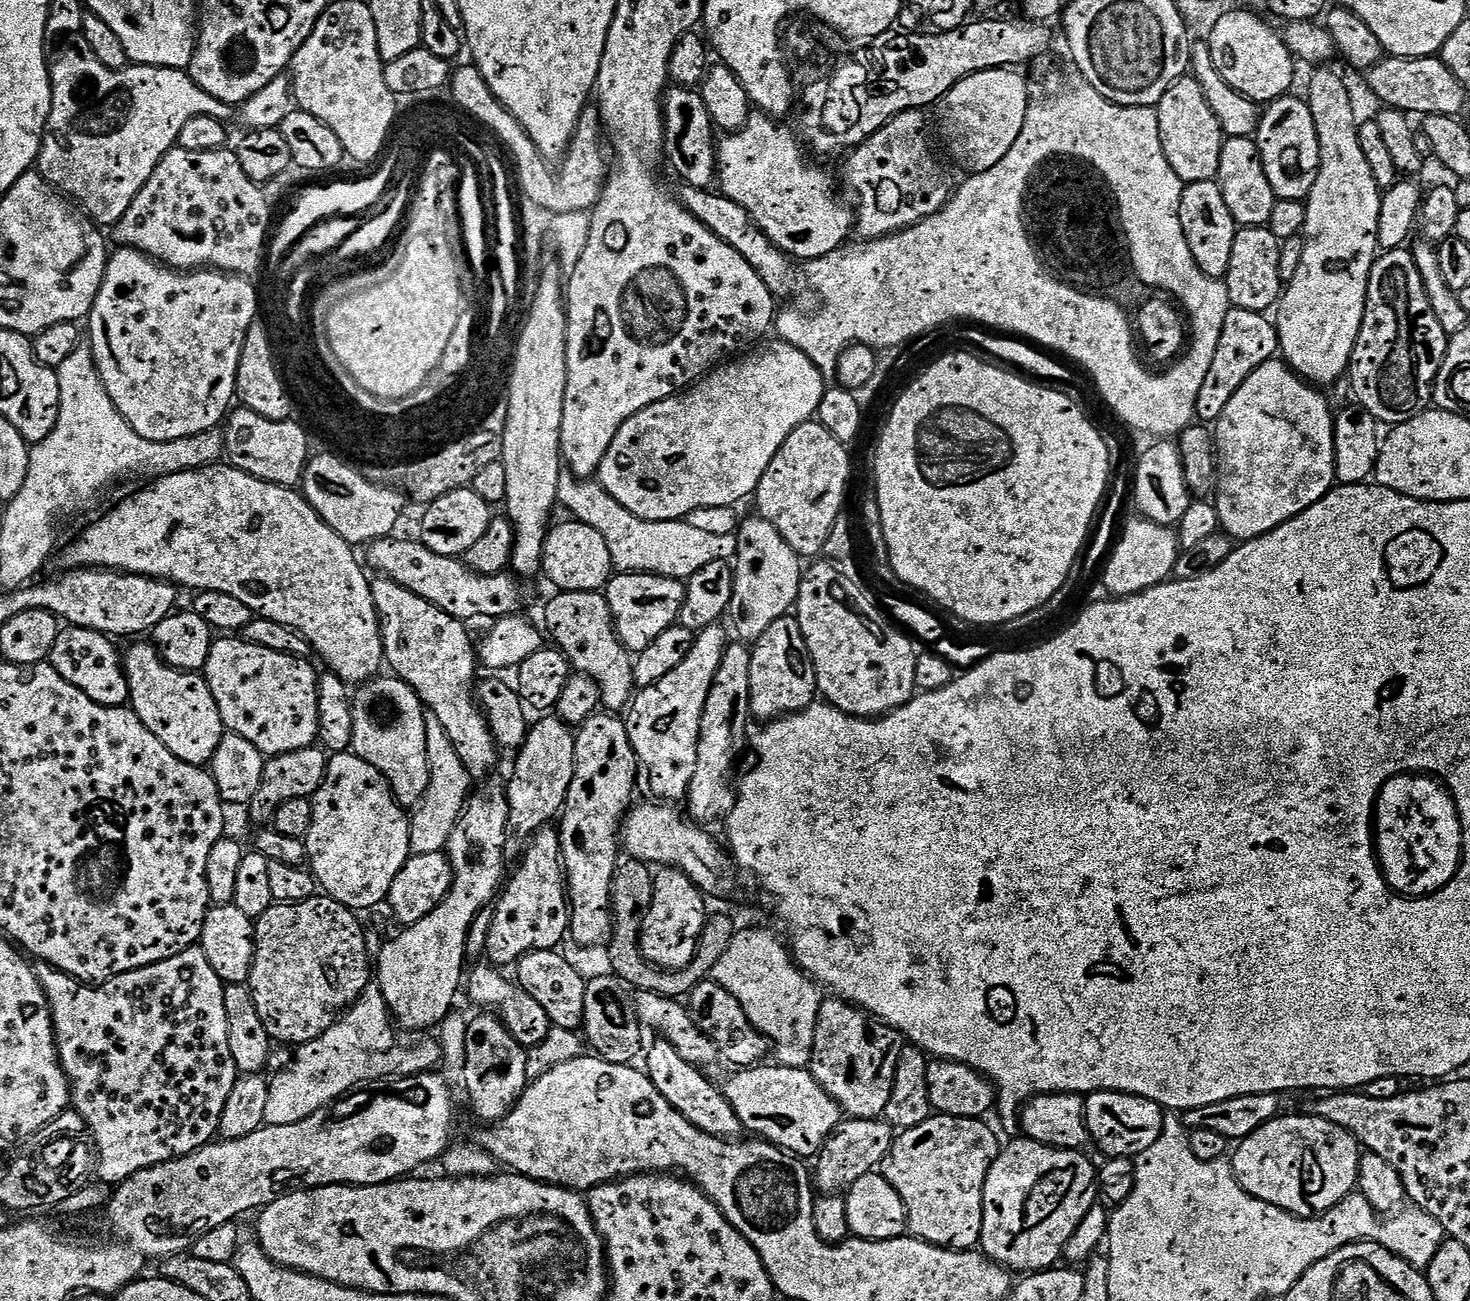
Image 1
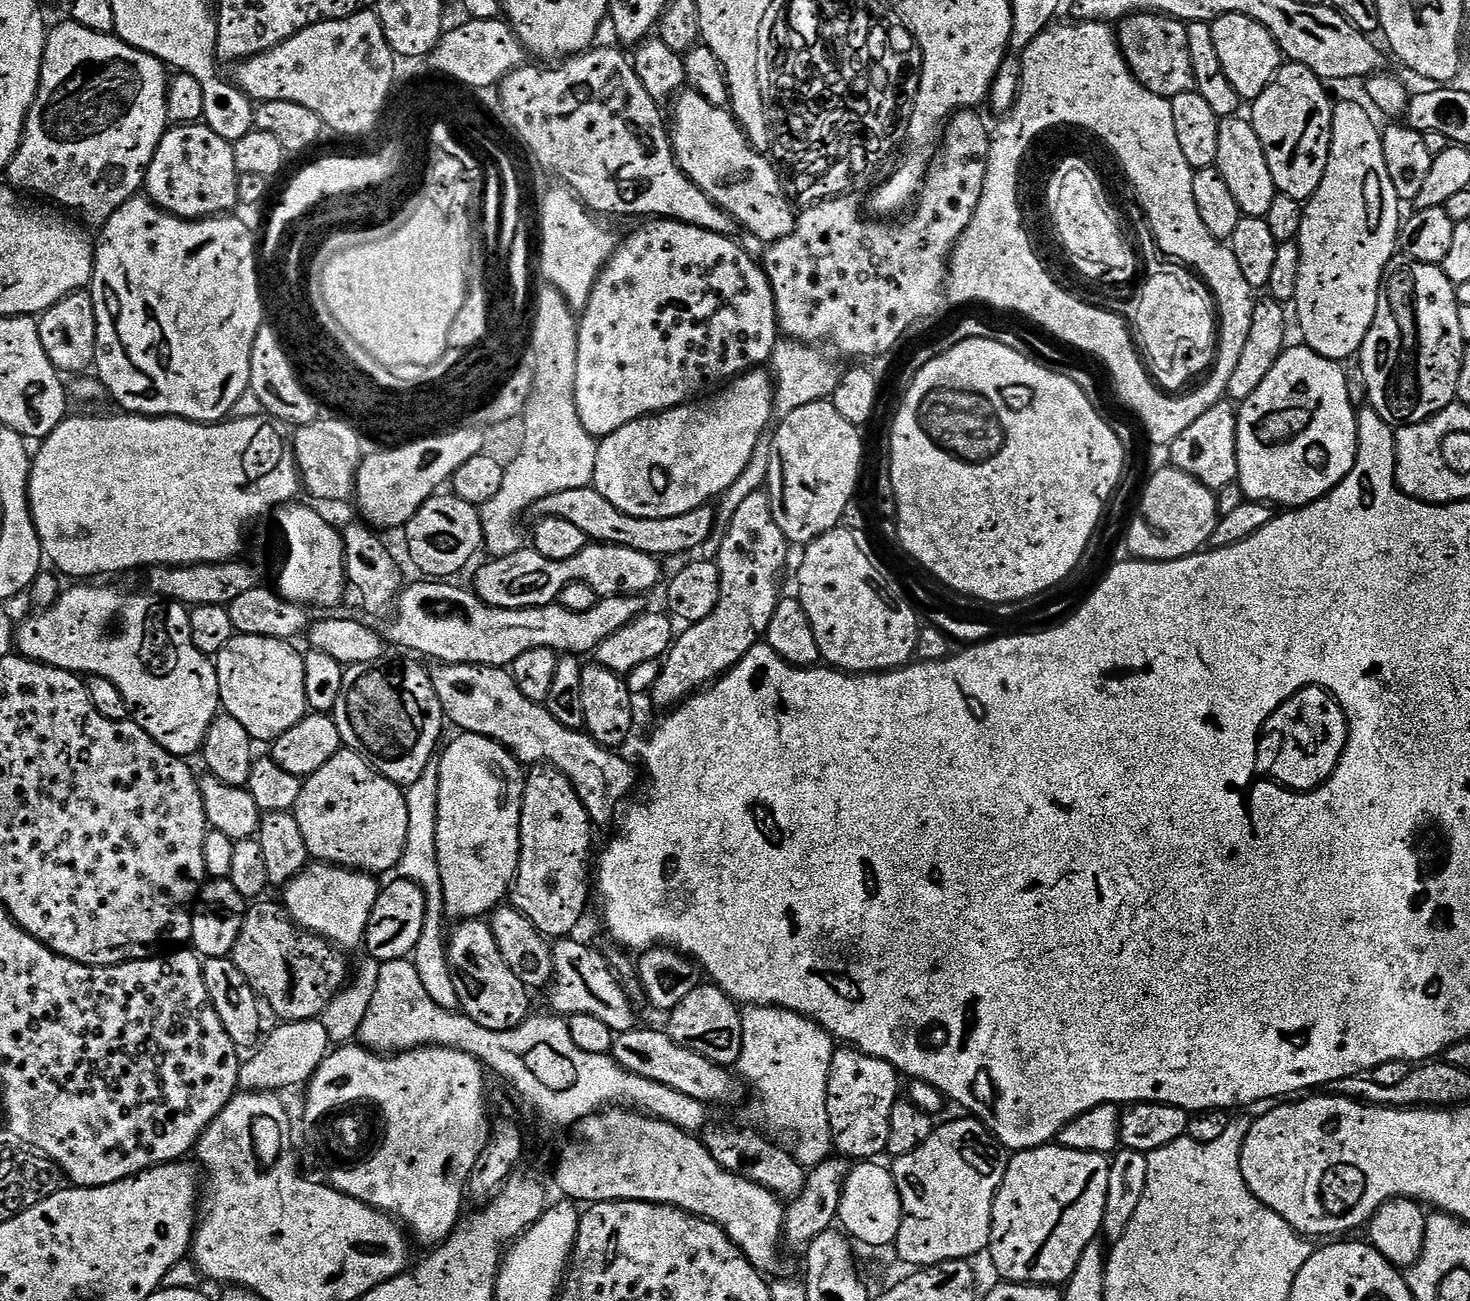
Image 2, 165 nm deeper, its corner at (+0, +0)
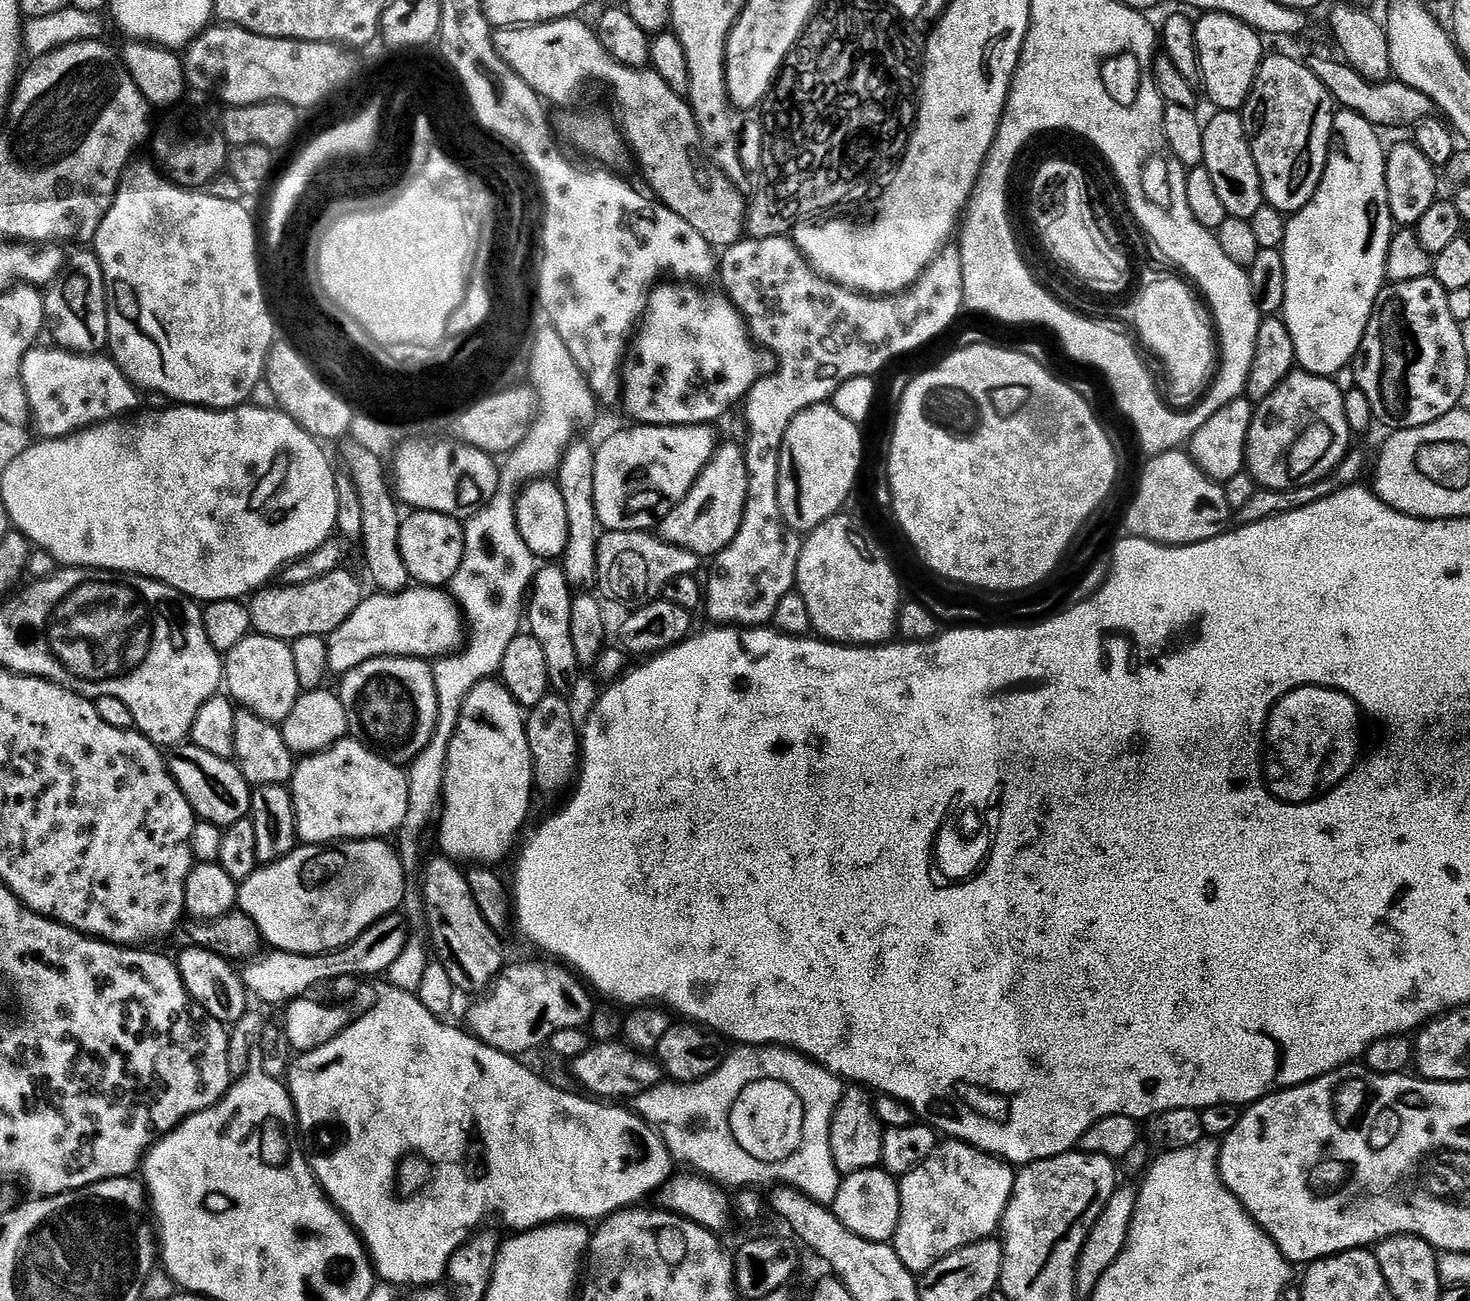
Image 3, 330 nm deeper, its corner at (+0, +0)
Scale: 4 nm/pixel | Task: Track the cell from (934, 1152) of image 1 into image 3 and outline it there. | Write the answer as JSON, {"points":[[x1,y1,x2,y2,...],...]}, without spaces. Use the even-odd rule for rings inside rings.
{"points":[[948,1138,937,1143,928,1158,905,1176,899,1177,900,1217,896,1234,890,1241,898,1258,902,1258,902,1262,913,1274,923,1274,951,1252,976,1240,989,1239,997,1231,1004,1216,1004,1208,1012,1197,1012,1184,1015,1180,1016,1172,998,1156,992,1156,963,1140]]}

